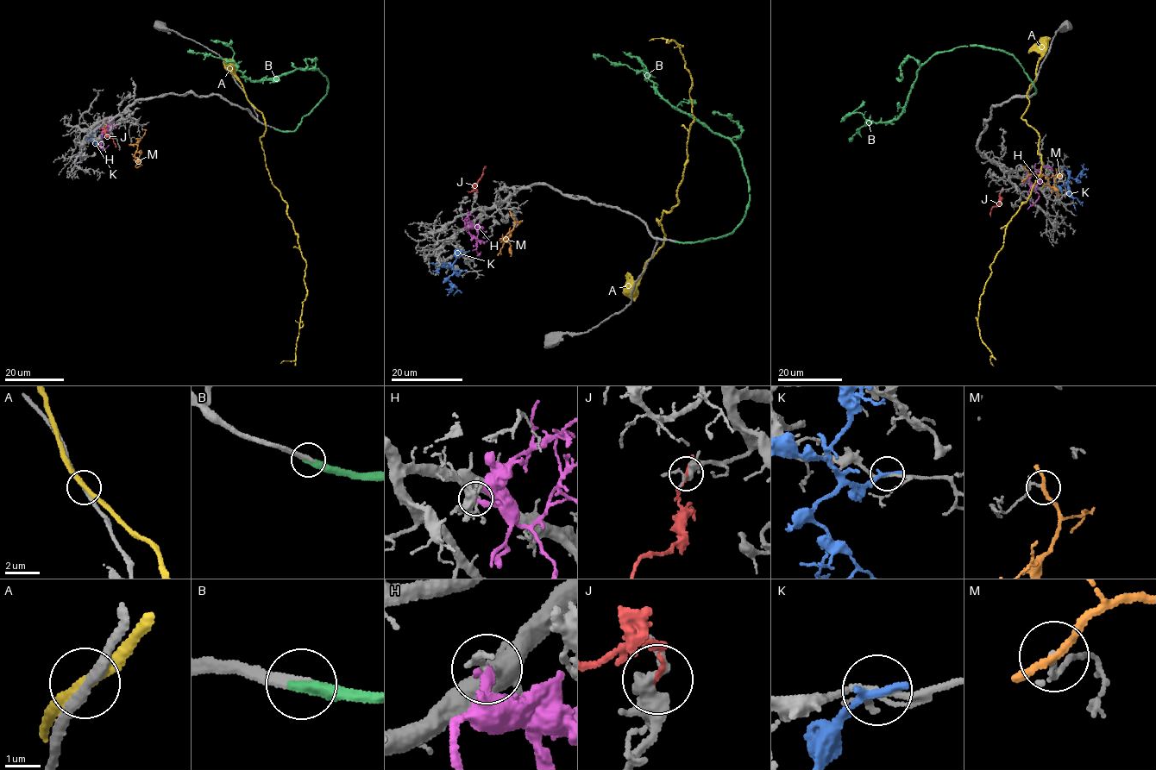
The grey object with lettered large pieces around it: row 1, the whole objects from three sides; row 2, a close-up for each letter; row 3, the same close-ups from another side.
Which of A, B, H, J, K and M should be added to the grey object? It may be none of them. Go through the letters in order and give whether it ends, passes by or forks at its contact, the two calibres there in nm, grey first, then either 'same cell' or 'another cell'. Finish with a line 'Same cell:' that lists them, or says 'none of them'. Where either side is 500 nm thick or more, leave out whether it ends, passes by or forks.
A: it passes by; 200 nm thick on the grey side, 280 nm on the other; another cell
B: it ends there; 280 nm thick on the grey side, 400 nm on the other; same cell
H: it ends there; 160 nm thick on the grey side, 320 nm on the other; another cell
J: it passes by; 340 nm thick on the grey side, 110 nm on the other; another cell
K: it ends there; 160 nm thick on the grey side, 280 nm on the other; another cell
M: it passes by; 140 nm thick on the grey side, 200 nm on the other; another cell
Same cell: B

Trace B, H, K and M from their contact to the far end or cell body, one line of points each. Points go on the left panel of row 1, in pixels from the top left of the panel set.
B: (274, 128), (294, 130), (326, 94), (326, 76), (318, 68), (299, 68), (254, 81), (233, 61), (187, 50)
H: (103, 124), (100, 147), (103, 148), (109, 146)
K: (98, 126), (75, 159)
M: (138, 139), (141, 138), (135, 157), (141, 152)

